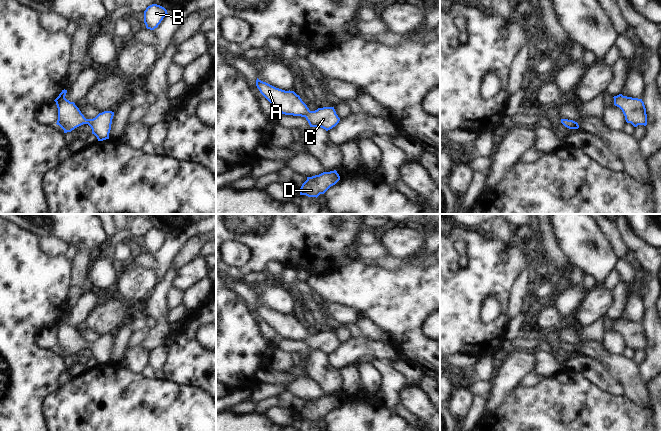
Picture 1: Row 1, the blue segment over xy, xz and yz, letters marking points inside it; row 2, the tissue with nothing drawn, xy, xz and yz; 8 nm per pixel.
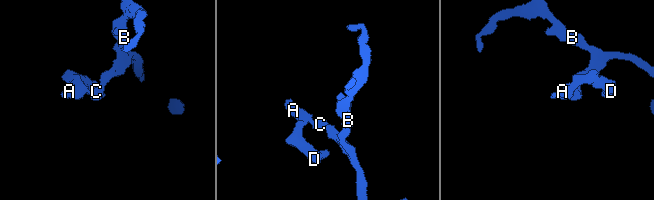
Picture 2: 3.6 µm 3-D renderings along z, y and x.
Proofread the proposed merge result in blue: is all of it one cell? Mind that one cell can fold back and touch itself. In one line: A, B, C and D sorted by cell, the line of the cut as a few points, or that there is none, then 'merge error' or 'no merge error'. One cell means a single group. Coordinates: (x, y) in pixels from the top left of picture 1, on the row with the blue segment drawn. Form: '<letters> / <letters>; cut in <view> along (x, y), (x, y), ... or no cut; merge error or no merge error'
A B C D; no cut; no merge error

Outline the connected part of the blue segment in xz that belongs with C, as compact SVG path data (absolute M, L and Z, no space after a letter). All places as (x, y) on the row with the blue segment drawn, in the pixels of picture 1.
M257 78L256 86L260 93L272 103L281 114L305 117L310 127L321 127L326 131L335 127L340 118L334 107L318 108L310 111L299 95L294 91L276 88Z

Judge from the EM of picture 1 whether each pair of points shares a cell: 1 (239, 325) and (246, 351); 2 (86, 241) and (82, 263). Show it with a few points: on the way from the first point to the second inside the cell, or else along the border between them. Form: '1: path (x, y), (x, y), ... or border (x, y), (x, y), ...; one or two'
1: path (239, 331), (240, 345); one
2: border (78, 250), (87, 250), (89, 252); two

